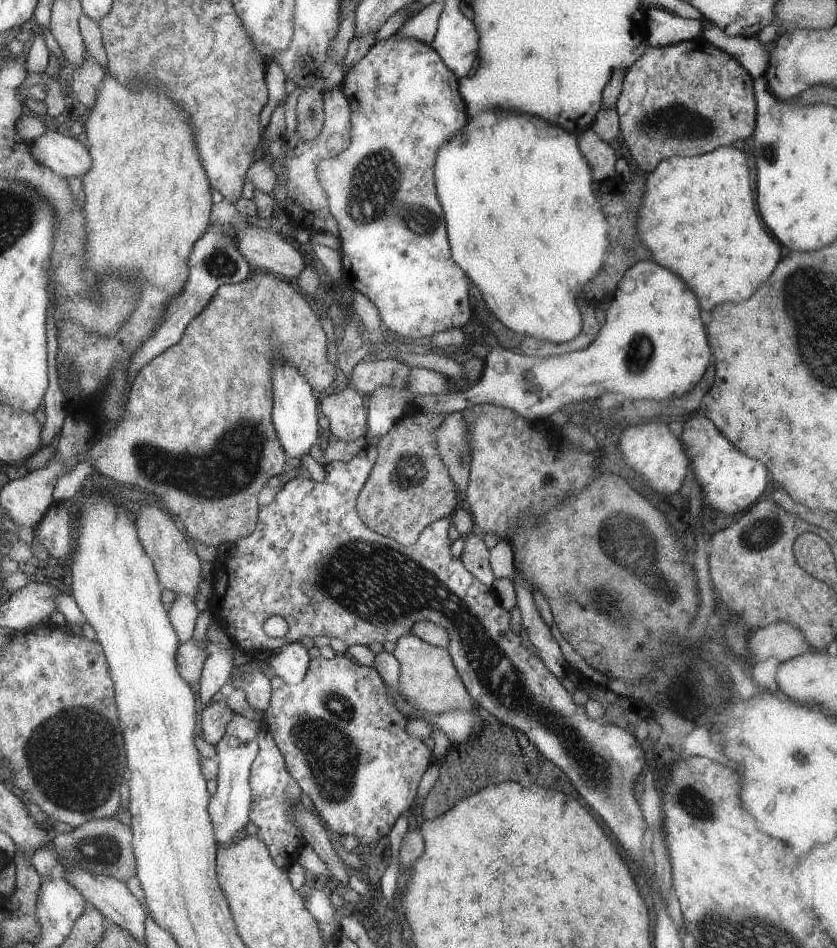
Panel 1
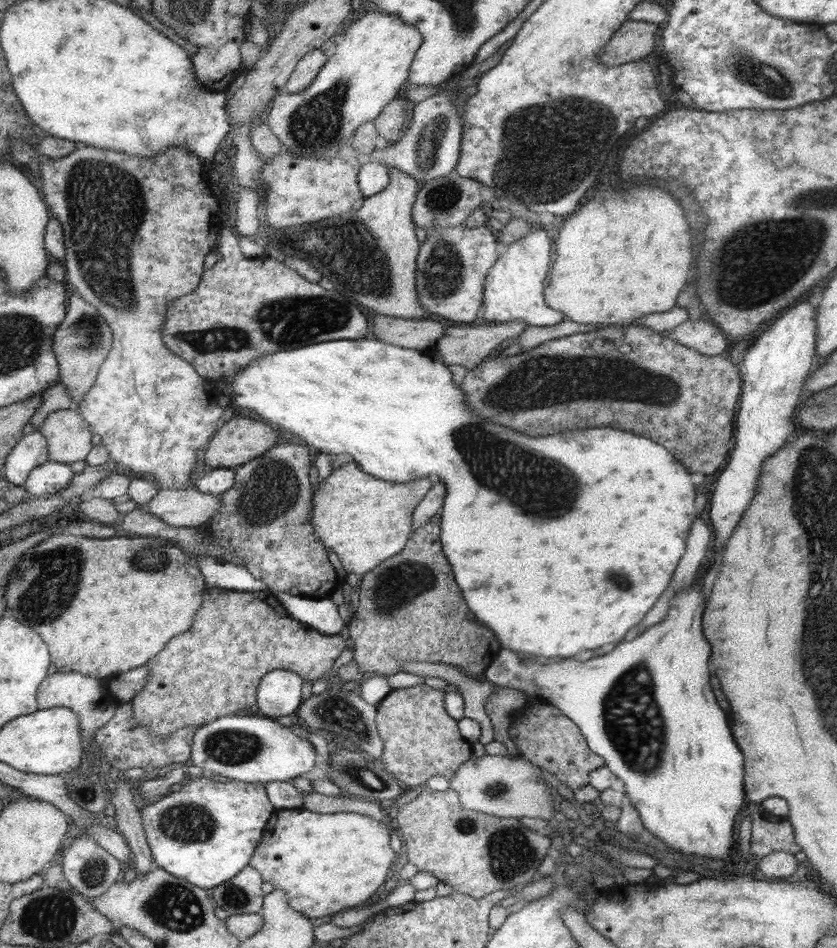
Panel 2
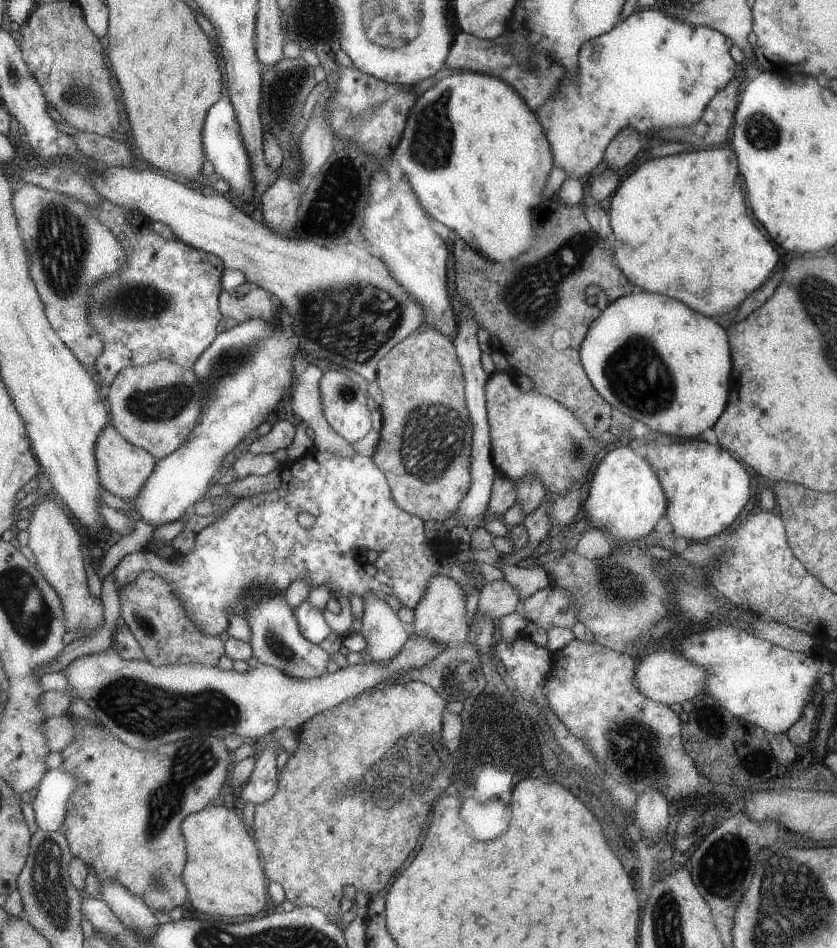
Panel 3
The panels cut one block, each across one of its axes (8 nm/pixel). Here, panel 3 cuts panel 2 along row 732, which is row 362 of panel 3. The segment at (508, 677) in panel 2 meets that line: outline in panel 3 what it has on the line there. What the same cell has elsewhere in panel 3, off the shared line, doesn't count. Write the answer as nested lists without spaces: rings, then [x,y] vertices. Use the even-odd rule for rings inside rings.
[[[641,291],[638,294],[626,294],[621,297],[608,300],[607,307],[601,311],[601,314],[591,322],[588,332],[580,344],[580,362],[584,367],[585,374],[592,381],[593,388],[599,393],[599,396],[606,400],[613,408],[620,410],[623,414],[630,416],[633,420],[640,420],[650,430],[657,430],[663,434],[671,434],[677,438],[695,438],[706,428],[712,428],[716,420],[720,418],[725,404],[727,404],[727,390],[729,390],[729,372],[731,372],[731,358],[729,358],[729,348],[727,348],[727,336],[725,330],[715,324],[713,318],[705,318],[701,313],[687,308],[685,304],[665,298],[665,296]]]

